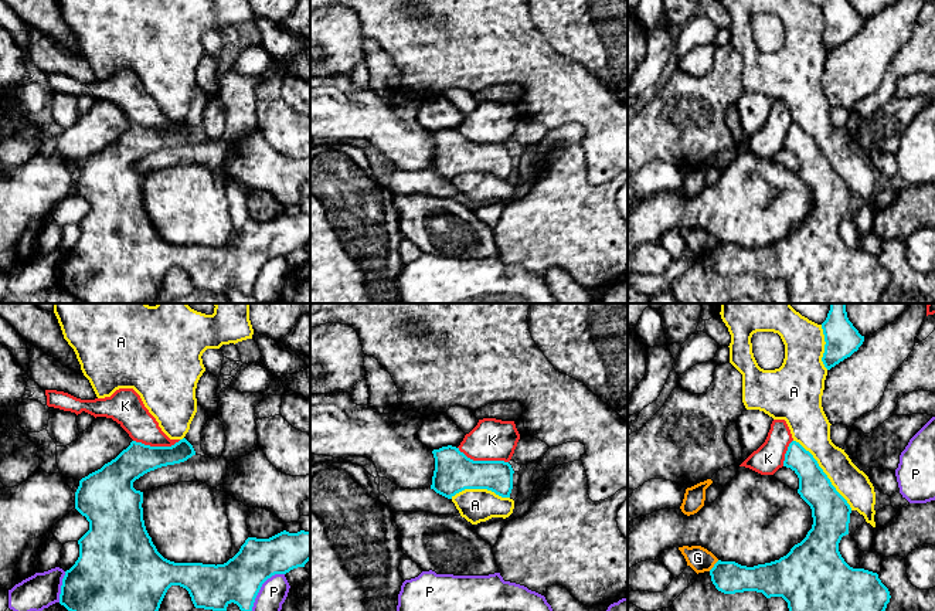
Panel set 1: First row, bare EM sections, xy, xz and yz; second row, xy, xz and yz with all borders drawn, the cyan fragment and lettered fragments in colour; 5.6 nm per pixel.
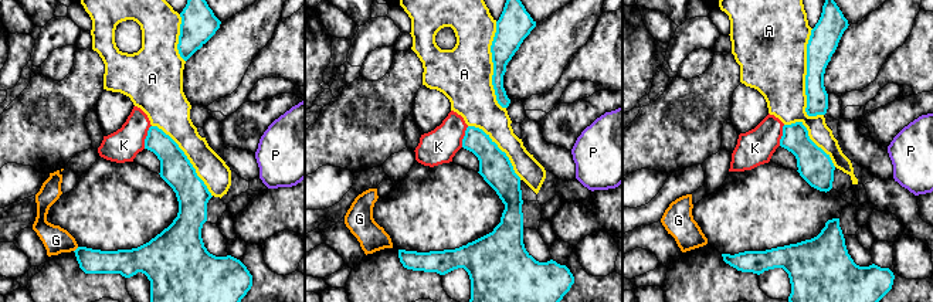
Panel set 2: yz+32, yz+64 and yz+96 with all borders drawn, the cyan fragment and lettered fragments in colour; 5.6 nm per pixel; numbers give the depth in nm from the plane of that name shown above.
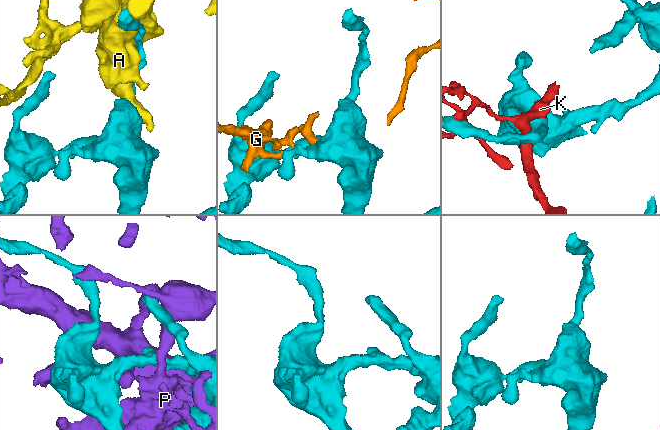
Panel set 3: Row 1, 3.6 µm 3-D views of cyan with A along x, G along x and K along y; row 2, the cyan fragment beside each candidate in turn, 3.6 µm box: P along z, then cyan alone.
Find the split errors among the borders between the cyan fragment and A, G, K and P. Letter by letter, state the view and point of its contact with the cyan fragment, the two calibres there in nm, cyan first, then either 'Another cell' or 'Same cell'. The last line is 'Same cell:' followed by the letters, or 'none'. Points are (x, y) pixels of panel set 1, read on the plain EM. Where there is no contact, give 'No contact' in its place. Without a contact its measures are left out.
A: Touches cyan at yz (825, 156). Thickness 220 nm (cyan) against 190 nm. Another cell
G: Touches cyan at yz (714, 248). Thickness 190 nm (cyan) against 140 nm. Another cell
K: Touches cyan at xz (482, 143). Thickness 220 nm (cyan) against 240 nm. Another cell
P: Touches cyan at xy (261, 268). Thickness 260 nm (cyan) against 160 nm. Another cell
Same cell: none

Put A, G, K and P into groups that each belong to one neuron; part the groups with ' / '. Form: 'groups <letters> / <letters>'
groups A / G / K / P

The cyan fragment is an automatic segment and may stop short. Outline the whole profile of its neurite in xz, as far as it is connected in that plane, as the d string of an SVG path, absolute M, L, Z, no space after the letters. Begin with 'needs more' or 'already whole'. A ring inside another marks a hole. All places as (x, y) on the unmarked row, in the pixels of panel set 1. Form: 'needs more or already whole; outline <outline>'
already whole; outline M448 128L432 133L435 153L431 172L452 181L465 172L487 172L510 180L513 150L504 143L473 143L459 130Z

